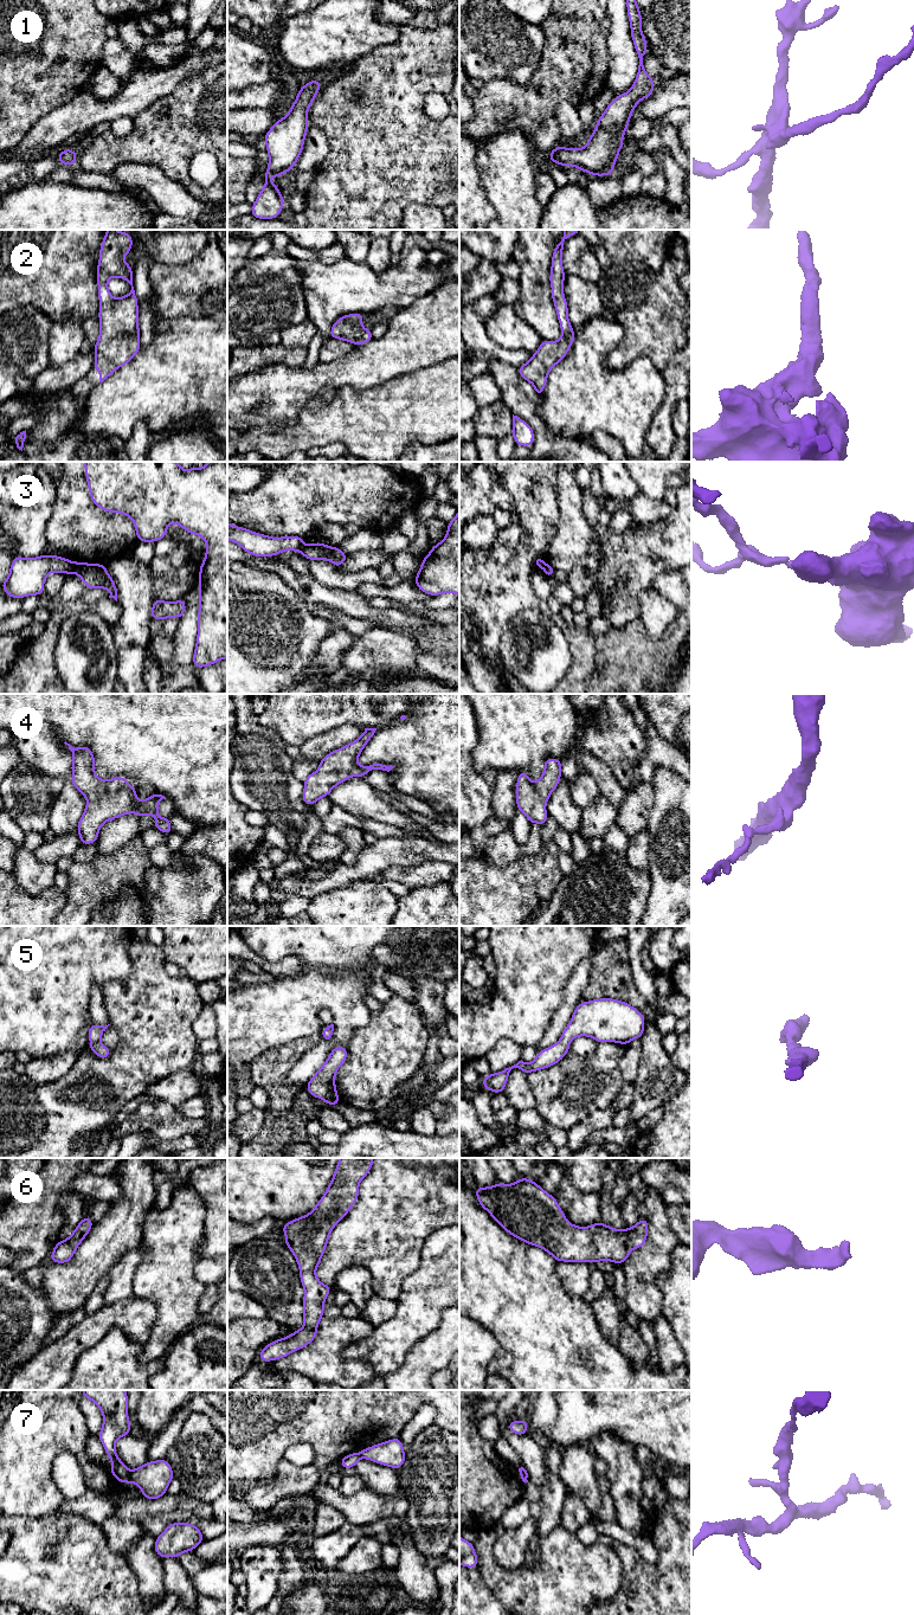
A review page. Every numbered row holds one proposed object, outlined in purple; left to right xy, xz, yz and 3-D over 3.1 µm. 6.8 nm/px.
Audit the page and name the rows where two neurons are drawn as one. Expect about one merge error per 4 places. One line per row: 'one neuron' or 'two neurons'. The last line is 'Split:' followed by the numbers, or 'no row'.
1: one neuron
2: one neuron
3: two neurons
4: one neuron
5: one neuron
6: one neuron
7: two neurons
Split: 3, 7

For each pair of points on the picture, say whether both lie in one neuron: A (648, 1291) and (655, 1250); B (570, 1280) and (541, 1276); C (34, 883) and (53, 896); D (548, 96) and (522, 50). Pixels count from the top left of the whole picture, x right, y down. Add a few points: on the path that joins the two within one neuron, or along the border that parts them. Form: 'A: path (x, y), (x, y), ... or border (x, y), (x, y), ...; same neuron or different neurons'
A: path (648, 1281), (648, 1262), (650, 1260); same neuron
B: border (557, 1261), (555, 1269), (560, 1285), (580, 1298); different neurons
C: border (18, 881), (31, 894), (39, 894), (53, 886); different neurons
D: border (544, 45), (532, 77), (525, 84), (508, 81); different neurons

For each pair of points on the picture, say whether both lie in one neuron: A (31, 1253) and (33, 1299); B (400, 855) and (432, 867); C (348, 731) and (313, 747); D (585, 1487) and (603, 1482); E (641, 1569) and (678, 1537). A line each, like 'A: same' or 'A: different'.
A: different
B: different
C: same
D: different
E: same

